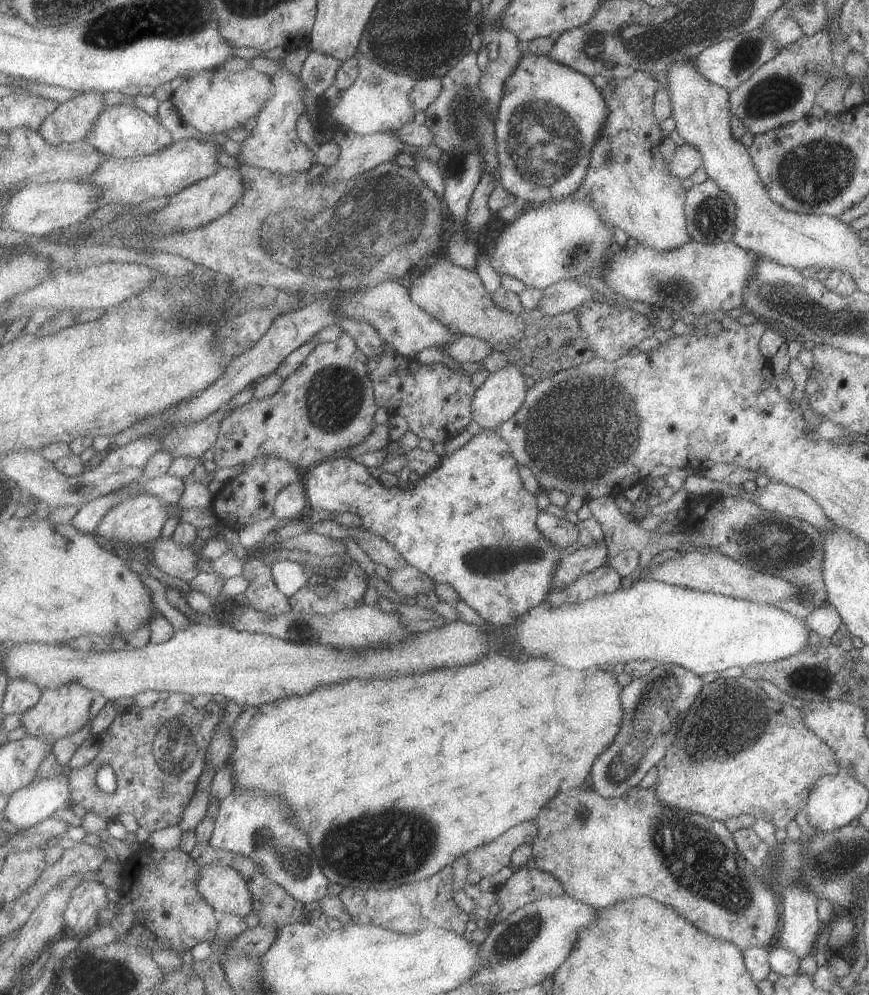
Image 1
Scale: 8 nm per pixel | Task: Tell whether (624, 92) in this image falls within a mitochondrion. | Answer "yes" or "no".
no

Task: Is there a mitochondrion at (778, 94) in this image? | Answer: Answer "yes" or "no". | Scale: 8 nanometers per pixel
yes

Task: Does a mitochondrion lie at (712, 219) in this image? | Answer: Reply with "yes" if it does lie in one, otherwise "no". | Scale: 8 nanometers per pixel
yes

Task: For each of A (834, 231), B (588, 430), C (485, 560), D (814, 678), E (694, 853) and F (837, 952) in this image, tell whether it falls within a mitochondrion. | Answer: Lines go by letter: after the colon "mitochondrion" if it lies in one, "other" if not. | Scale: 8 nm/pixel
A: other
B: mitochondrion
C: mitochondrion
D: mitochondrion
E: mitochondrion
F: other

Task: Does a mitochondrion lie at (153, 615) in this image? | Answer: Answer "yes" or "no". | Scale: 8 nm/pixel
no

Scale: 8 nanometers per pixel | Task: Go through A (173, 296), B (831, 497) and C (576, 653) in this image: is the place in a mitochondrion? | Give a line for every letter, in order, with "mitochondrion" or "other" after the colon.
A: mitochondrion
B: other
C: other

